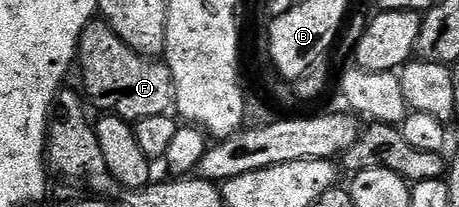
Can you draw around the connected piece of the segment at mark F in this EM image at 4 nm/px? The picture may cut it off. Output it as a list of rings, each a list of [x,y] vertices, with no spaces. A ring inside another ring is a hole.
[[[92,22],[83,31],[77,53],[78,68],[83,75],[82,91],[90,103],[92,100],[100,108],[100,113],[120,116],[128,122],[138,122],[172,111],[175,83],[166,63],[159,58],[137,54],[125,46],[125,42],[117,38],[108,24]]]

